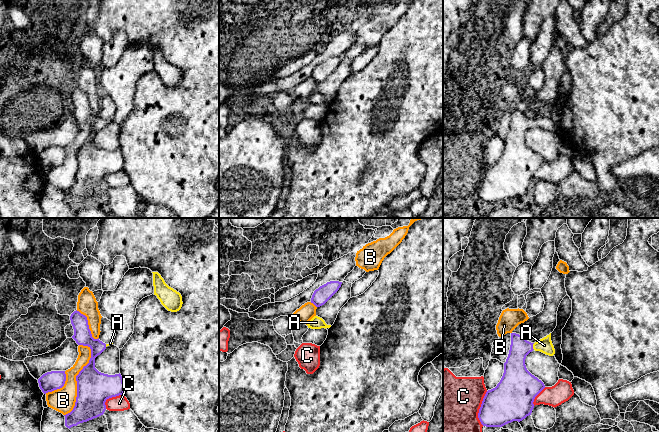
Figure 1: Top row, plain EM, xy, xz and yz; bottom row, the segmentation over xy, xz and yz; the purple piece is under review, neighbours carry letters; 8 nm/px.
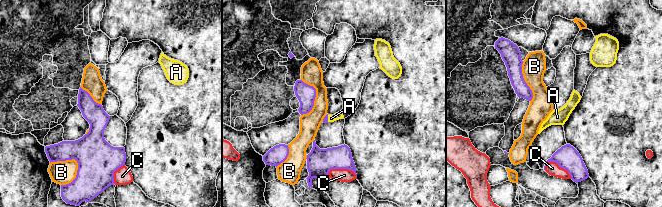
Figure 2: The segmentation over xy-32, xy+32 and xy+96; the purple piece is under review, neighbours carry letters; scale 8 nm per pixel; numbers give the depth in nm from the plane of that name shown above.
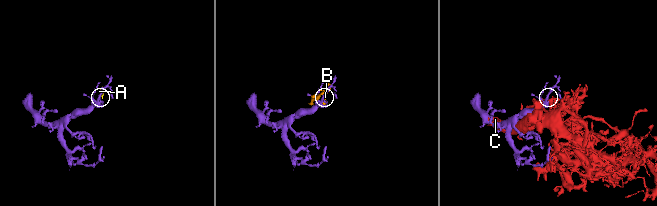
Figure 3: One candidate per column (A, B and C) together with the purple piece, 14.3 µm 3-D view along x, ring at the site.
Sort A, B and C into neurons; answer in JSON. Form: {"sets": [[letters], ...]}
{"sets": [["A"], ["B"], ["C"]]}

